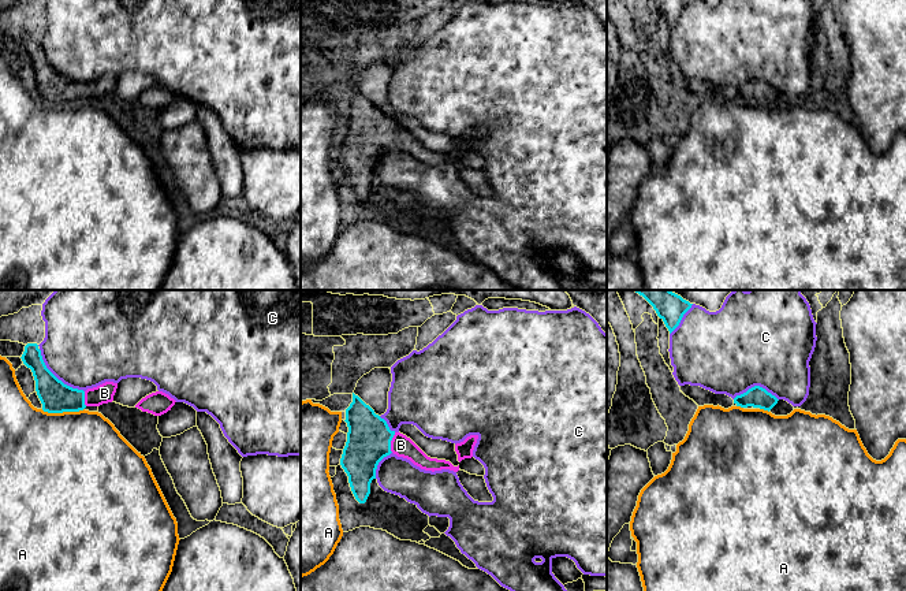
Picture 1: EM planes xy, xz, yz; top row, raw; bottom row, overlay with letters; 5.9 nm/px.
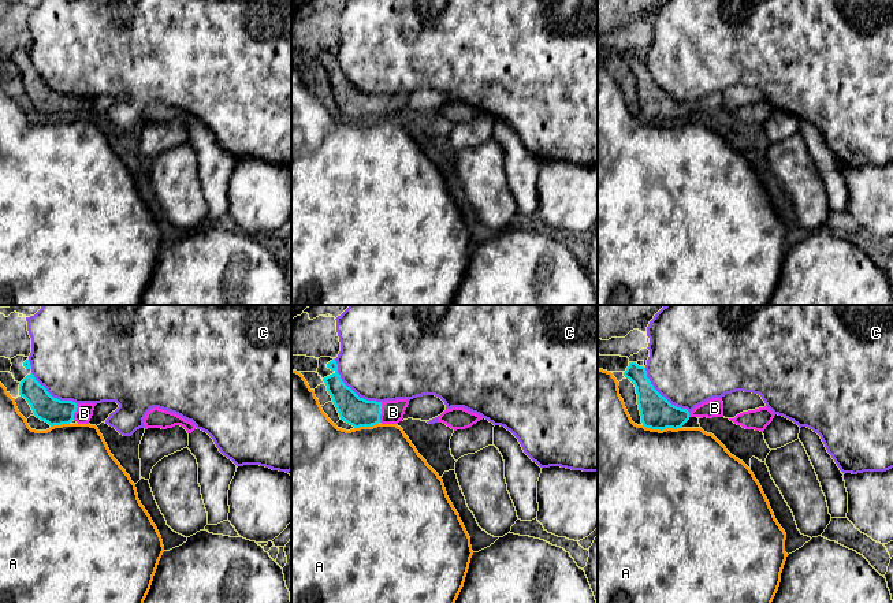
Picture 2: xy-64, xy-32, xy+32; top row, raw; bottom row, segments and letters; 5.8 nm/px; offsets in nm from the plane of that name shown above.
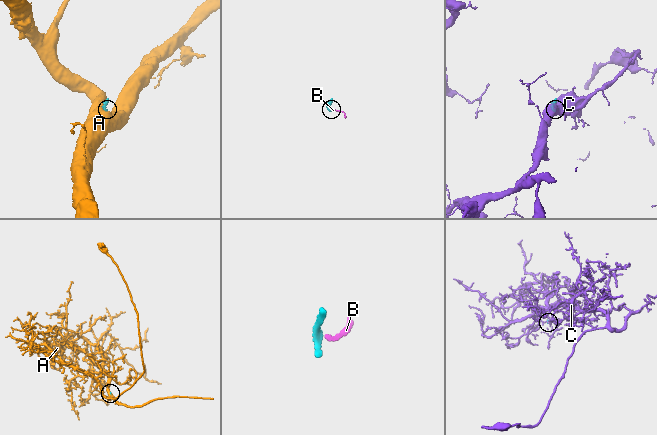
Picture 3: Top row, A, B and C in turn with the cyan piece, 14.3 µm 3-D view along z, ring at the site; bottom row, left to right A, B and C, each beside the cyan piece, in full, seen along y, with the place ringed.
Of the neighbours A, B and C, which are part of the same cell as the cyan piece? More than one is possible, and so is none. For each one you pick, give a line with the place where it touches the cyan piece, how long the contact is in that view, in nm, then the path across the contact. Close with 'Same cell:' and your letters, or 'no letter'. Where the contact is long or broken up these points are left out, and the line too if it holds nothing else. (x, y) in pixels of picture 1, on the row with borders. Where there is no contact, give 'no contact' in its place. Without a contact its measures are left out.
B: contact xz (390, 442); length 120 nm; way xz (369, 437), (373, 441), (390, 442), (401, 445)
Same cell: B

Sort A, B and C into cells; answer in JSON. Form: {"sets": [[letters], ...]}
{"sets": [["A"], ["B"], ["C"]]}

